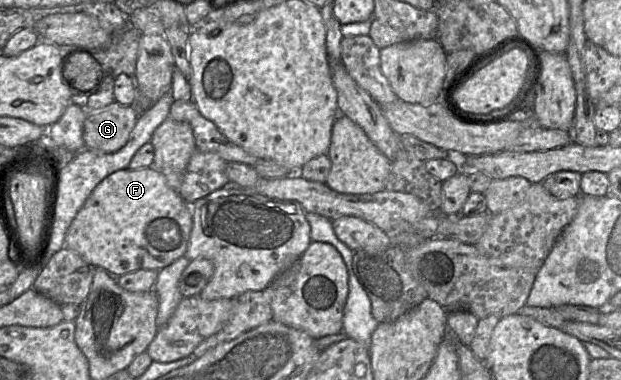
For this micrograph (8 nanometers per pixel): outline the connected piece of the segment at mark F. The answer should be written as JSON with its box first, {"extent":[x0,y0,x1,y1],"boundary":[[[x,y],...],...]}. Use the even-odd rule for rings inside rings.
{"extent":[66,167,193,276],"boundary":[[[153,167],[136,170],[121,169],[105,177],[91,192],[83,206],[80,208],[66,234],[66,247],[77,252],[87,263],[93,267],[106,269],[112,276],[121,276],[137,270],[161,270],[178,258],[183,257],[187,251],[190,233],[193,226],[192,210],[185,203],[179,192],[175,191],[167,182],[166,177]]]}

